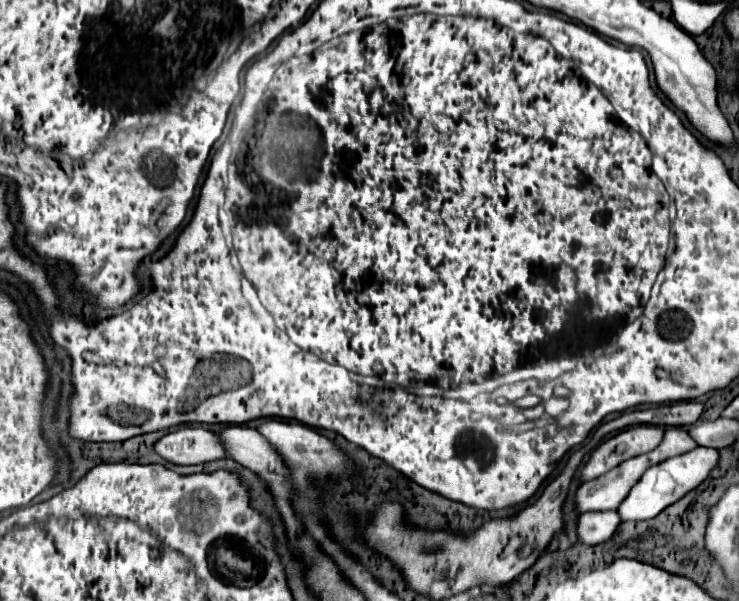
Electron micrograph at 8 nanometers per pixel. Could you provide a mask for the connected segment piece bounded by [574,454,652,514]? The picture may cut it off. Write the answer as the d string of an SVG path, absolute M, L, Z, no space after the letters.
M640 454L622 462L614 470L602 474L600 478L584 482L574 496L576 512L582 514L582 512L616 510L620 502L628 496L630 488L640 480L640 476L650 466L652 460L648 458L648 454Z

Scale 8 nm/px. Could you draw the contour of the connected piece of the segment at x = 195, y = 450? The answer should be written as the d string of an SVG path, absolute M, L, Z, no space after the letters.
M180 428L168 432L154 444L154 452L172 464L202 464L224 458L224 450L214 432L204 428Z

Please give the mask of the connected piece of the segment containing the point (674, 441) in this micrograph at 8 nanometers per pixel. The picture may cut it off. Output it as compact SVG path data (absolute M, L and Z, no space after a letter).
M668 428L664 432L662 442L648 454L658 454L658 462L662 462L676 454L684 454L684 452L692 450L694 446L696 446L696 442L688 436L688 432L684 428Z

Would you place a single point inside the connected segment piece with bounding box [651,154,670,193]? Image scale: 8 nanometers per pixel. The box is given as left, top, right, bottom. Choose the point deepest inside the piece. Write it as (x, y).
(659, 167)

